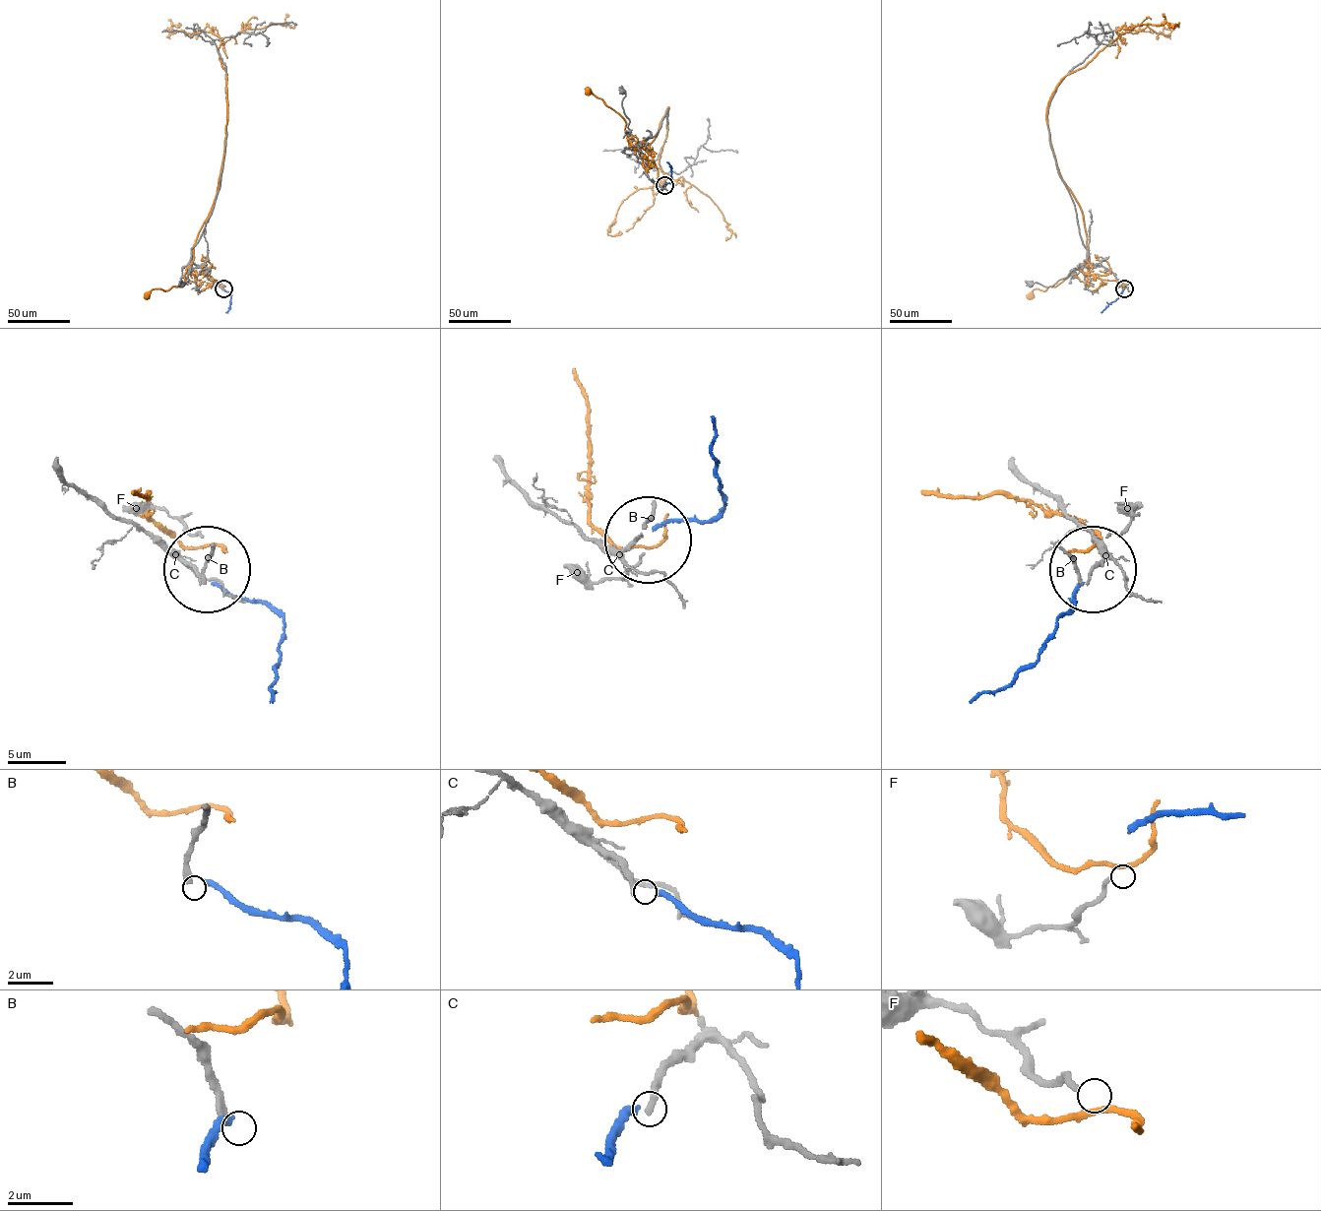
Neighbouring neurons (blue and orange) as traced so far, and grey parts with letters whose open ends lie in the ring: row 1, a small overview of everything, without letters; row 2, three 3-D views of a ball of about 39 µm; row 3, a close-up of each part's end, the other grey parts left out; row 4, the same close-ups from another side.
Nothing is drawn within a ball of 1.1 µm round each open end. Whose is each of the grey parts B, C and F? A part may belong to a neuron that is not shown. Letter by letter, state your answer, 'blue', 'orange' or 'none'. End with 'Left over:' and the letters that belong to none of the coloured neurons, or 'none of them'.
B: none
C: blue
F: none
Left over: B, F

